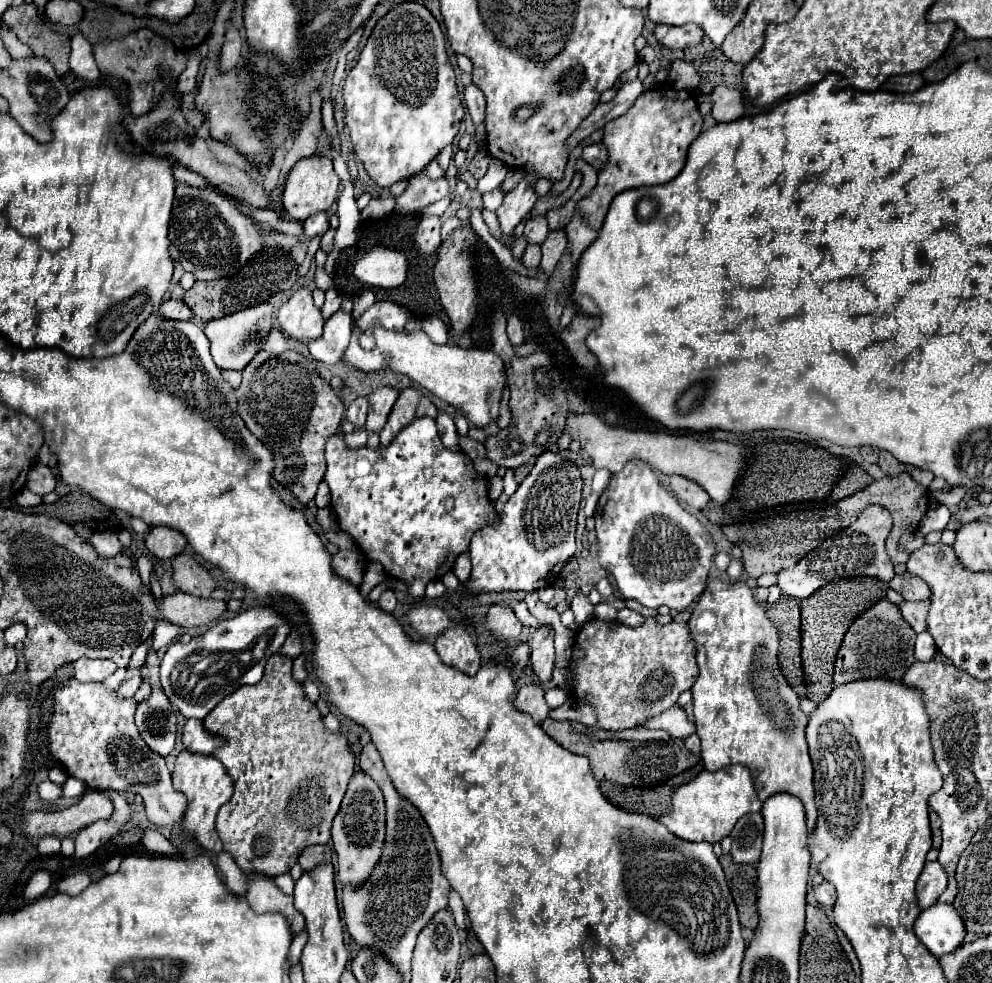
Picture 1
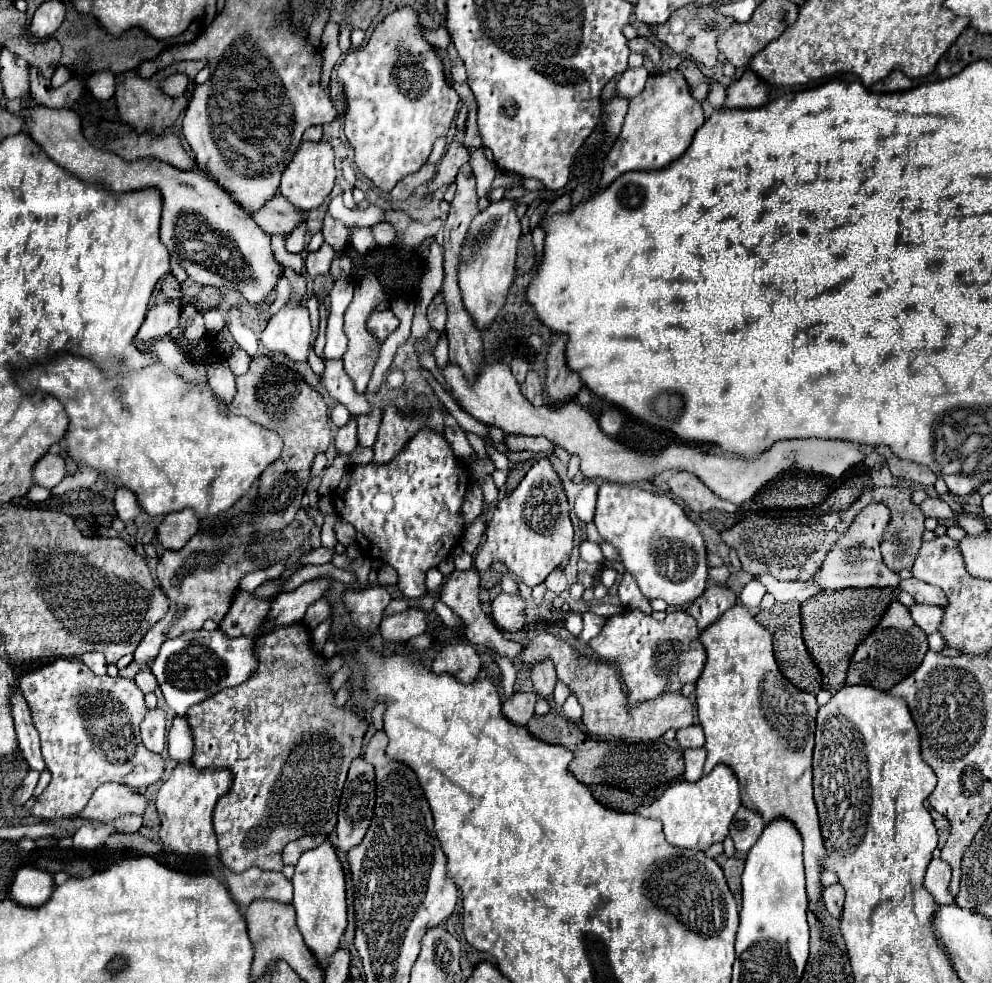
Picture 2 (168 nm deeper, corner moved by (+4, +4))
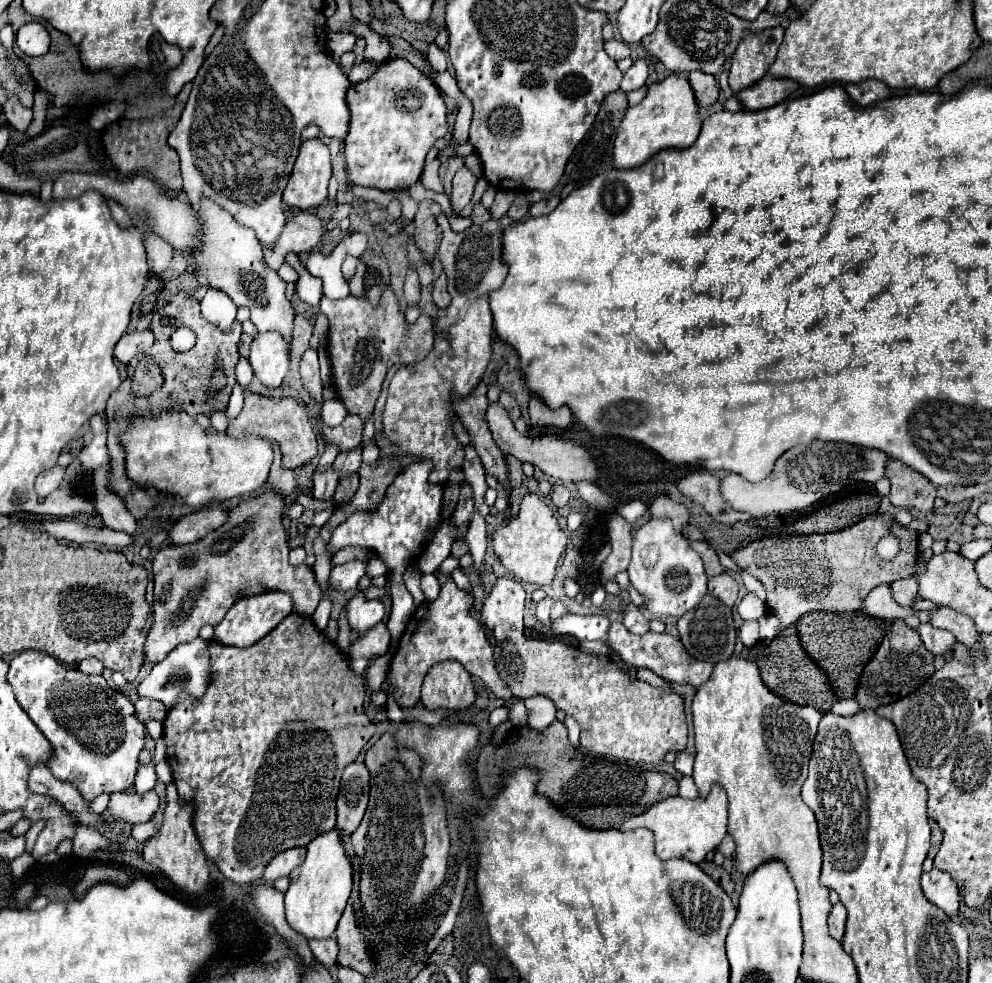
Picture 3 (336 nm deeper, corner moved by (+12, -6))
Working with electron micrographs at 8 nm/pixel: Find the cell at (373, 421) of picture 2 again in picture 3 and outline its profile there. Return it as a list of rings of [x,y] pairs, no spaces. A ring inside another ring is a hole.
[[[360,446],[340,452],[334,460],[334,468],[340,470],[340,476],[350,476],[350,474],[358,472],[360,464],[362,464],[362,448]]]

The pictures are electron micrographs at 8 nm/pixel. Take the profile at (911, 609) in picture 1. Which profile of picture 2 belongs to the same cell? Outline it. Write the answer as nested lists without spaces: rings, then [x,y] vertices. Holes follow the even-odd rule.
[[[914,604],[910,608],[910,614],[914,618],[914,622],[926,632],[926,634],[934,634],[940,628],[944,610],[940,610],[940,606],[924,606],[924,604]]]

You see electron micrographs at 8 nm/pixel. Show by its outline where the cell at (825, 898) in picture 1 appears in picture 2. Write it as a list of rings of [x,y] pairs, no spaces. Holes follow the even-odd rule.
[[[834,884],[834,886],[828,886],[824,890],[824,896],[822,896],[824,904],[826,904],[826,910],[830,912],[832,918],[840,920],[840,914],[842,914],[842,906],[844,906],[844,888],[840,884]]]

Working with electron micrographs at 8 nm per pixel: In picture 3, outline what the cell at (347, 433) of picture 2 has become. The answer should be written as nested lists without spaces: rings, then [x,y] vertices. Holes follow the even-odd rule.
[[[332,466],[324,468],[324,472],[316,472],[314,474],[314,488],[312,488],[312,496],[314,498],[322,498],[322,500],[332,500],[334,488],[338,484],[340,472],[334,470]]]

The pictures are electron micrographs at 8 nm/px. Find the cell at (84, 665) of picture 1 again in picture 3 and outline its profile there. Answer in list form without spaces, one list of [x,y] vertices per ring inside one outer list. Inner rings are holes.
[[[86,658],[86,660],[78,662],[78,670],[92,676],[92,674],[100,674],[100,672],[104,670],[104,666],[102,666],[102,662],[96,660],[96,658]]]

